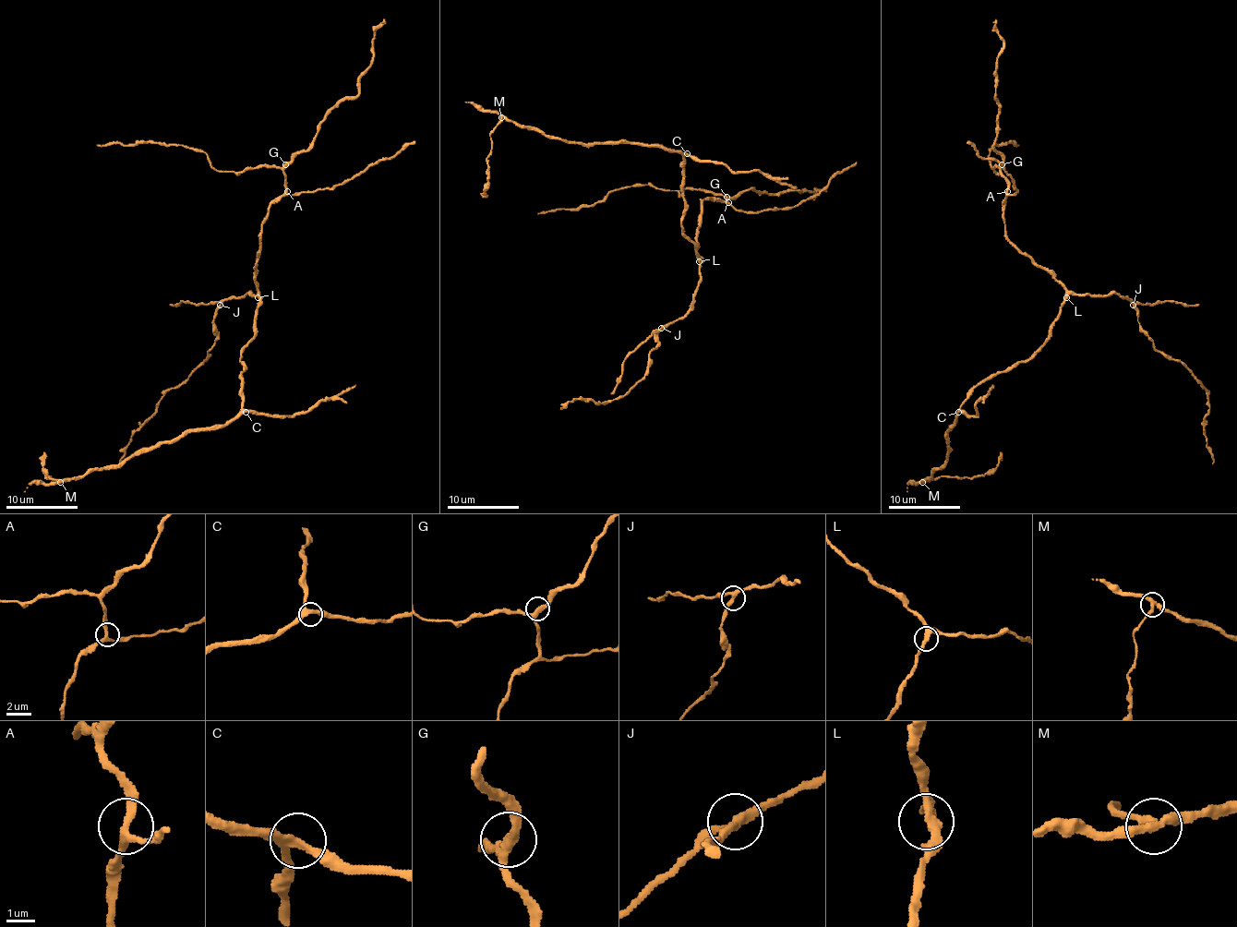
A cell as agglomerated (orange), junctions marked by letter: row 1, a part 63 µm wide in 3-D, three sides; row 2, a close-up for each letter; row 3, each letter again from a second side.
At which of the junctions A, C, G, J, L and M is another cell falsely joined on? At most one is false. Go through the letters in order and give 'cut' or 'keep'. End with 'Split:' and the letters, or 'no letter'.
A: keep
C: keep
G: keep
J: keep
L: keep
M: cut
Split: M

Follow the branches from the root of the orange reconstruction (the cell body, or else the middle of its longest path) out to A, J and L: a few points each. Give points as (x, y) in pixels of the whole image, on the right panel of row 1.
A: (1048, 339), (1050, 324), (1059, 313), (1066, 290), (1009, 239), (1003, 216), (1007, 191)
J: (1048, 339), (1050, 324), (1057, 317), (1061, 303), (1070, 294), (1118, 294), (1133, 305)
L: (1048, 339), (1050, 324), (1057, 317), (1059, 306), (1066, 297)

